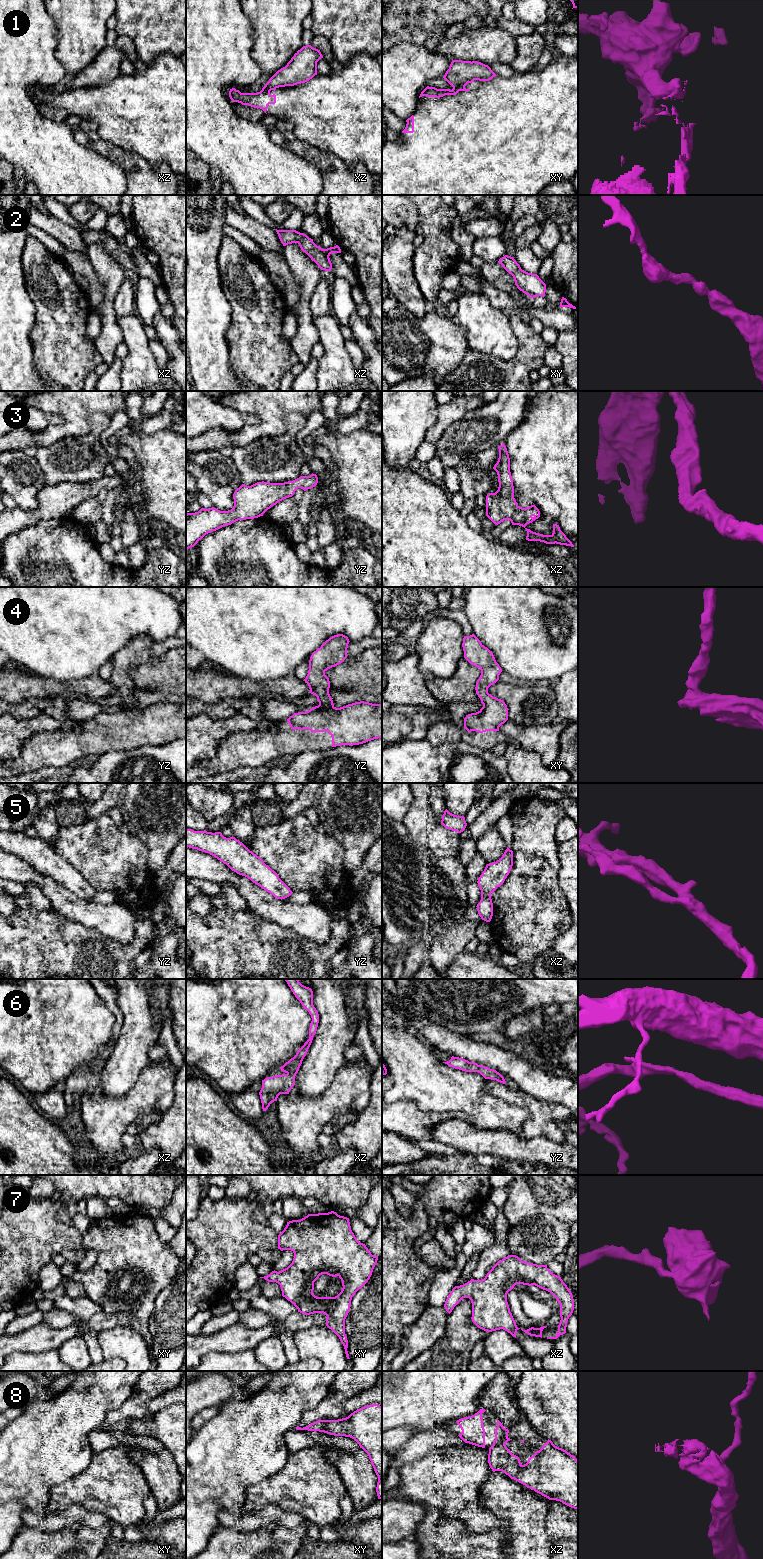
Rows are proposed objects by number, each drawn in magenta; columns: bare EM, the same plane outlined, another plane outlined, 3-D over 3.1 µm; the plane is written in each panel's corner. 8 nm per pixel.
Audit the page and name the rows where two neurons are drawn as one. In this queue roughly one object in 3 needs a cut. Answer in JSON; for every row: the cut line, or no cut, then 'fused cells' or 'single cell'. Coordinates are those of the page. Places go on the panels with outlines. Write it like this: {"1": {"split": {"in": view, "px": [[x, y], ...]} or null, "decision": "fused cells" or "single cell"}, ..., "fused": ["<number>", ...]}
{"1": {"split": {"in": "xz", "px": [[275, 87], [260, 92]]}, "decision": "fused cells"}, "2": {"split": null, "decision": "single cell"}, "3": {"split": null, "decision": "single cell"}, "4": {"split": null, "decision": "single cell"}, "5": {"split": null, "decision": "single cell"}, "6": {"split": null, "decision": "single cell"}, "7": {"split": null, "decision": "single cell"}, "8": {"split": null, "decision": "single cell"}, "fused": ["1"]}

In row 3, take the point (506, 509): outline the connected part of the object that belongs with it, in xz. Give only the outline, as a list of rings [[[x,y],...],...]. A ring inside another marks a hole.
[[[504,443],[498,446],[499,458],[493,469],[497,472],[499,487],[495,493],[486,496],[486,516],[498,525],[504,520],[510,520],[512,525],[526,529],[528,541],[540,541],[546,544],[560,544],[574,547],[572,542],[553,524],[553,533],[543,535],[527,529],[525,526],[540,517],[540,511],[535,505],[520,507],[514,498],[513,479],[510,472],[510,458]]]

